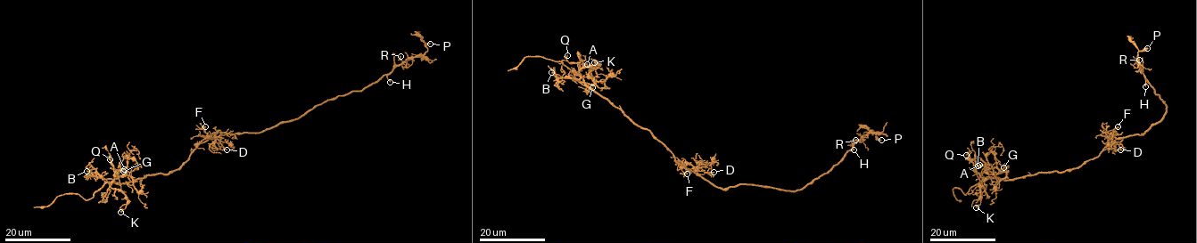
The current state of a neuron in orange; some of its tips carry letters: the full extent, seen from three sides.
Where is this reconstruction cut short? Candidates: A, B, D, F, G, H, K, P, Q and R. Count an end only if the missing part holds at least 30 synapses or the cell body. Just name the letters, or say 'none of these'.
none of these

